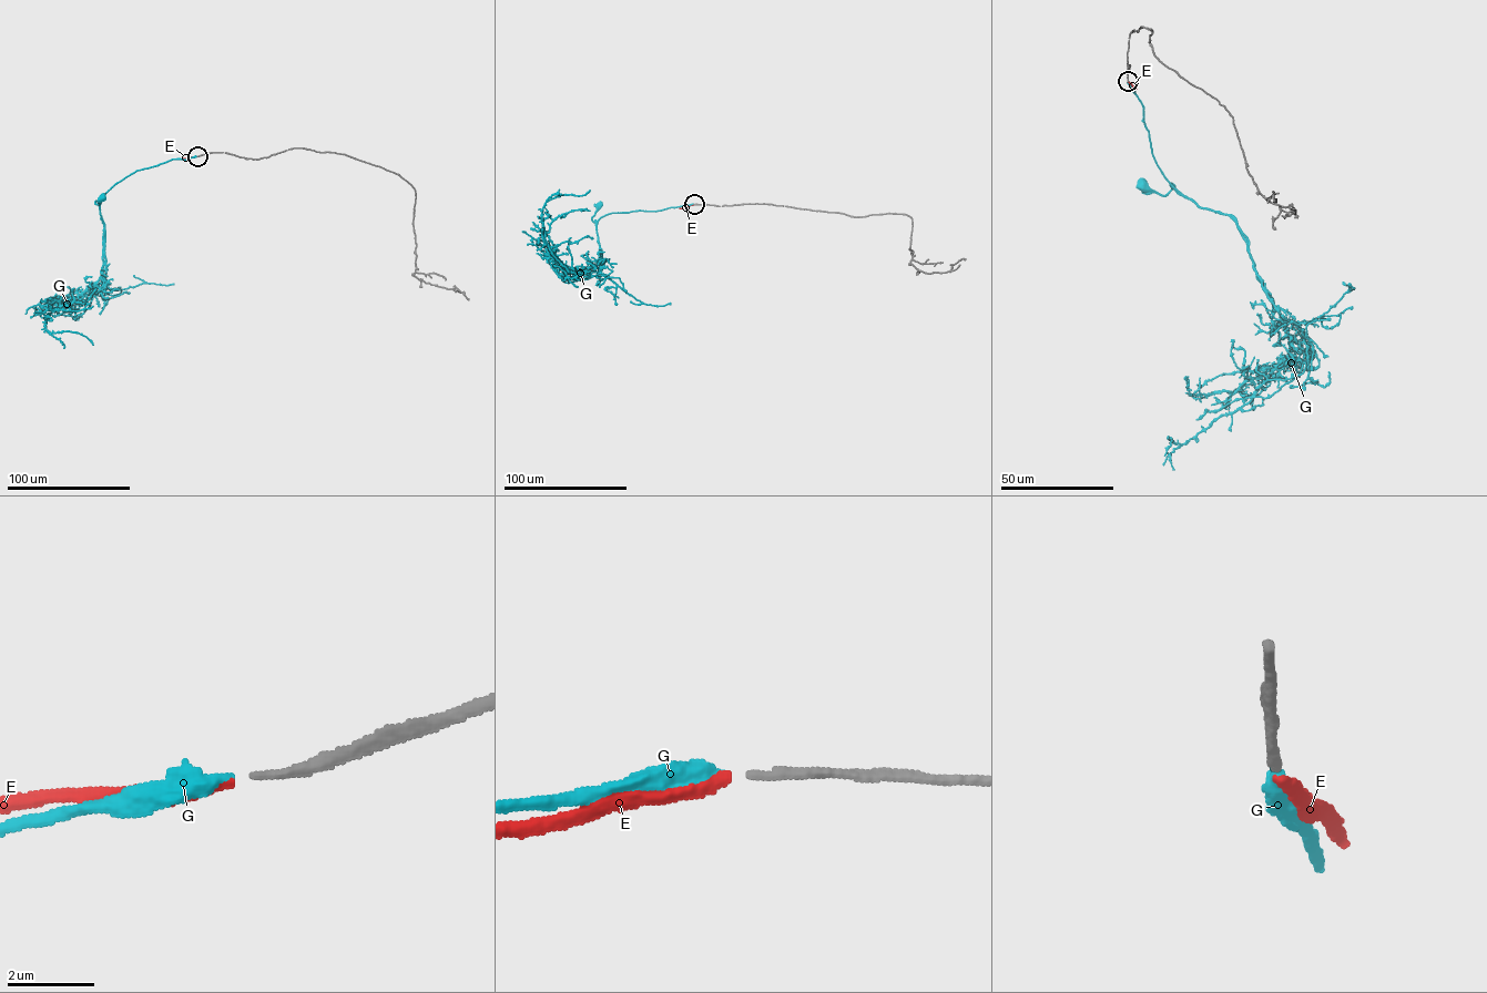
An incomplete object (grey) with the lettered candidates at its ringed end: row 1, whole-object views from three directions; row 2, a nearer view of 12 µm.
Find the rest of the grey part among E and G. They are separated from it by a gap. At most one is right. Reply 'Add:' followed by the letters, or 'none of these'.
Add: G

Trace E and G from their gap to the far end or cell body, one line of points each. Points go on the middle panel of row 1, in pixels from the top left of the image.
E: (693, 204), (679, 207)
G: (693, 204), (657, 211), (613, 213), (599, 218), (596, 225), (592, 217), (599, 205)

